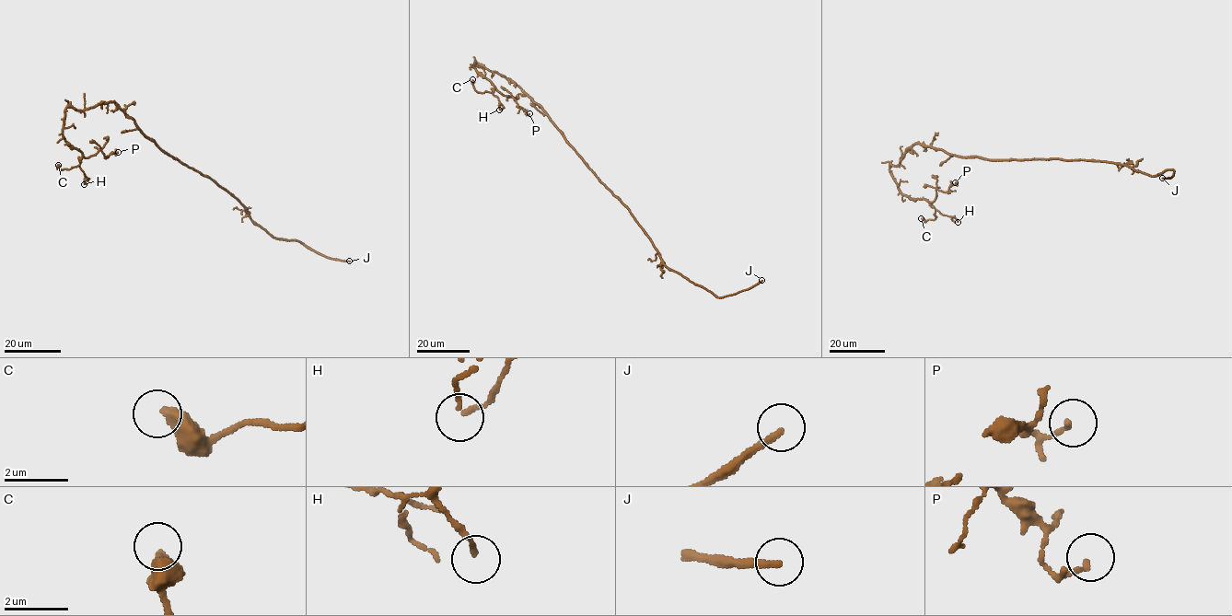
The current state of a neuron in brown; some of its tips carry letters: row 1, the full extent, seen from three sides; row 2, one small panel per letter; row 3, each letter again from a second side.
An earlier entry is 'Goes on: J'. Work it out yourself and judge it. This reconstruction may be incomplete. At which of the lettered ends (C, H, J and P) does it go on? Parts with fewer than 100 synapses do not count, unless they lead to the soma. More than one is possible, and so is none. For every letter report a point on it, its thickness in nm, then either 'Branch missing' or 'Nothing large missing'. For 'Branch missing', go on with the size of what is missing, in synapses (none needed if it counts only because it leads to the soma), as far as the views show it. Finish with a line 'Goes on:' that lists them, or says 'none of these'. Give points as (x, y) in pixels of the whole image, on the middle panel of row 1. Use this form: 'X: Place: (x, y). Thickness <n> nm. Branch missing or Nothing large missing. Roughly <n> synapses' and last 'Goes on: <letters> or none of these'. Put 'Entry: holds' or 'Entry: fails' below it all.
C: Place: (472, 79). Thickness 420 nm. Nothing large missing
H: Place: (499, 110). Thickness 140 nm. Nothing large missing
J: Place: (761, 280). Thickness 240 nm. Branch missing
P: Place: (529, 113). Thickness 150 nm. Nothing large missing
Goes on: J
Entry: holds

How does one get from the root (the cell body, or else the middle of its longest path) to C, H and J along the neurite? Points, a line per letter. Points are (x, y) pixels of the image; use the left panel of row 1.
C: (168, 154), (110, 102), (80, 110), (66, 108), (63, 134), (82, 157), (70, 168), (58, 165)
H: (168, 154), (115, 103), (80, 110), (67, 107), (63, 134), (82, 154), (78, 166), (88, 179), (84, 184)
J: (168, 154), (209, 177), (236, 197), (252, 220), (273, 237), (301, 242), (326, 257), (349, 261)

